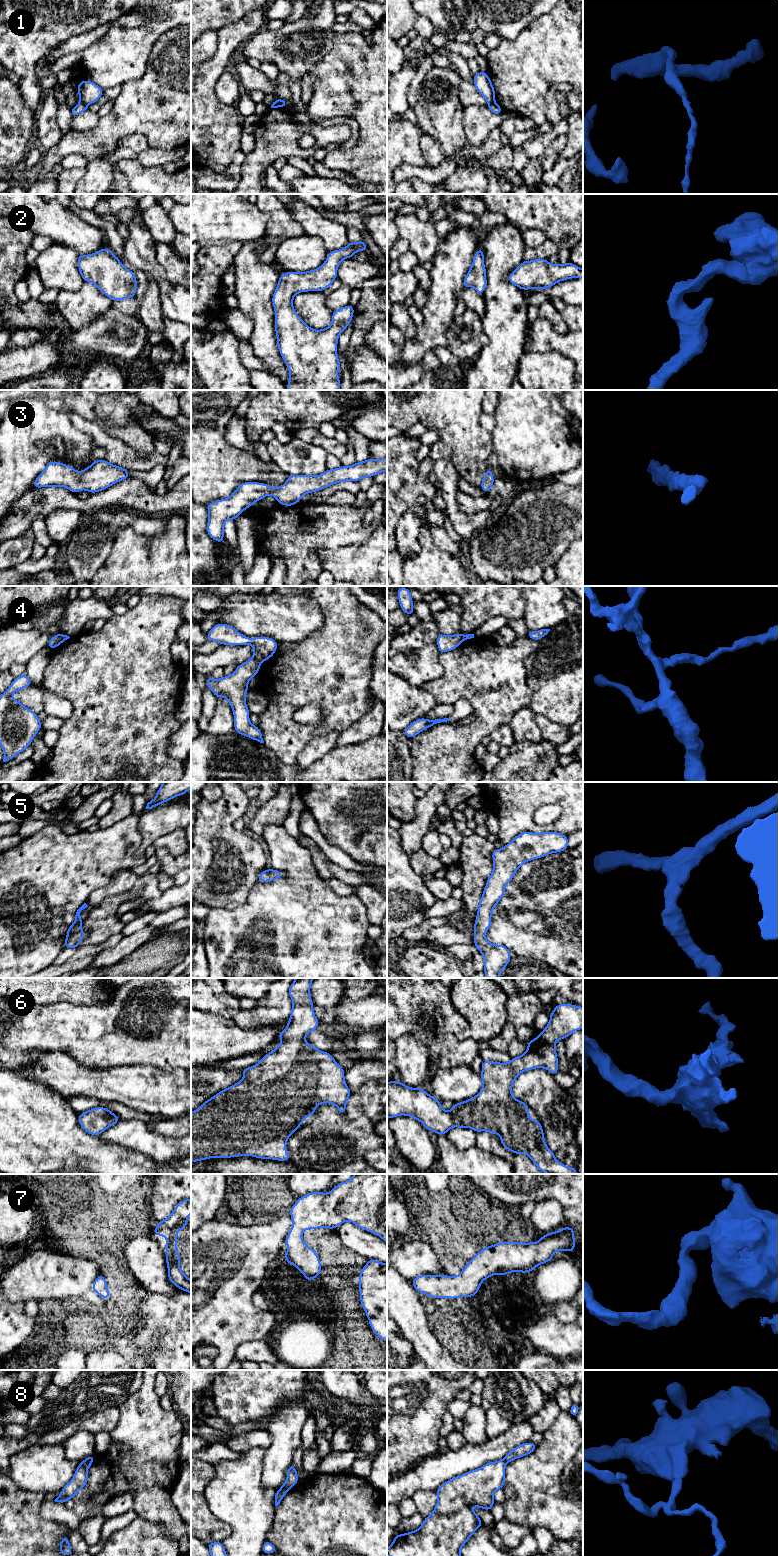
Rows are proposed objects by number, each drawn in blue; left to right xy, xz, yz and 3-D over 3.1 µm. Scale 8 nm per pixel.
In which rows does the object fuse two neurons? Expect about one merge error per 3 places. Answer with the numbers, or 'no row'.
1, 4, 8

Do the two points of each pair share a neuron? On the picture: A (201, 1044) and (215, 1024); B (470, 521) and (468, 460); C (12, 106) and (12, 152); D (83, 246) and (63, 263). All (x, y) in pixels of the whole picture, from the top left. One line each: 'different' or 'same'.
A: same
B: different
C: same
D: different

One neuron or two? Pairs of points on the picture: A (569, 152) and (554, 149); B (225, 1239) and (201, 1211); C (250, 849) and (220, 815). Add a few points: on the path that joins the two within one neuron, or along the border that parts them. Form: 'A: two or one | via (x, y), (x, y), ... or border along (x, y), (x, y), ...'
A: two | border along (566, 135), (565, 148), (558, 157)
B: two | border along (214, 1219), (206, 1221), (201, 1226)
C: one | via (240, 844), (221, 825)

